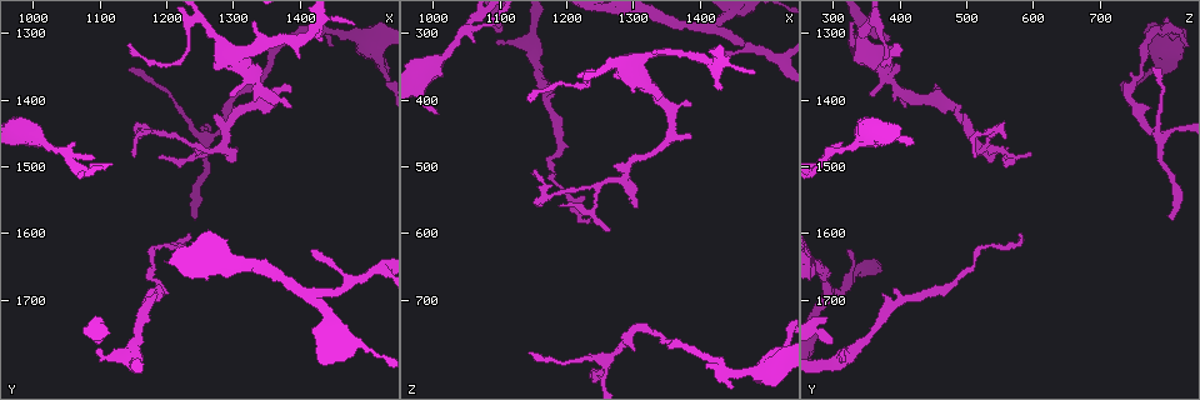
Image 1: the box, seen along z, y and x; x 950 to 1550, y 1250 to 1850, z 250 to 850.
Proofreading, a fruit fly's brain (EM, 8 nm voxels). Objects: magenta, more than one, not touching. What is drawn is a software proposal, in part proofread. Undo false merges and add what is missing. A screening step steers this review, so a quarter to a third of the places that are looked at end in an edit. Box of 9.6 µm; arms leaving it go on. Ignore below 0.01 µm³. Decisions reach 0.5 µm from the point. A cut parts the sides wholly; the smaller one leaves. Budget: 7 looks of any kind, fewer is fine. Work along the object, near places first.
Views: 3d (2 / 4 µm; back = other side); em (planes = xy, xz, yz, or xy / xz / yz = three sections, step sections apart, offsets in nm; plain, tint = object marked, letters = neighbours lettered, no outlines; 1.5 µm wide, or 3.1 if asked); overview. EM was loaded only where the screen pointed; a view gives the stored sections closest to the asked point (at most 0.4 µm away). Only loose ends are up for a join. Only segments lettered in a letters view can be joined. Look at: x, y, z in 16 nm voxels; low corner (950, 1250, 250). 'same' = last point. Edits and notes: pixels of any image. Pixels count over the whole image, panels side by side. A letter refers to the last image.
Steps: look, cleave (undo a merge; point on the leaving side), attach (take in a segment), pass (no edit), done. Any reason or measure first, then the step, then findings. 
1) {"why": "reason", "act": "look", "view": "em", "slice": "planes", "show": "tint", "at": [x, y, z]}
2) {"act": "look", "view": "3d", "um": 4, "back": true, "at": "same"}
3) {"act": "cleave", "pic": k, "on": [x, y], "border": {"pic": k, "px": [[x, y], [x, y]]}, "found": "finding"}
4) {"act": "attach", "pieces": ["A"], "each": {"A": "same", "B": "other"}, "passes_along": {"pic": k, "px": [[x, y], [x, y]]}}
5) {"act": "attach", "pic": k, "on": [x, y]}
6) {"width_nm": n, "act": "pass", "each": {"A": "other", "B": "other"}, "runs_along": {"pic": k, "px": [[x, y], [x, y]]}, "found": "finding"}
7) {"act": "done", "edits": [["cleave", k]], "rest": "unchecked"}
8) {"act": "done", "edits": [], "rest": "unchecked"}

{"why": "tapers out", "act": "look", "view": "em", "slice": "planes", "show": "plain", "at": [1245, 1575, 805]}

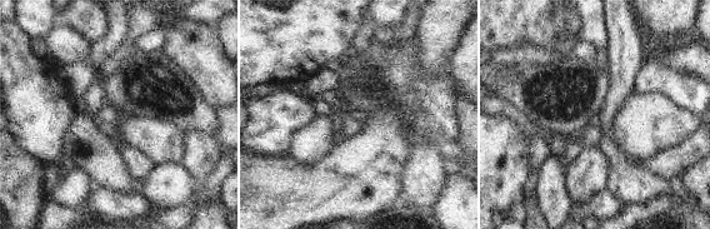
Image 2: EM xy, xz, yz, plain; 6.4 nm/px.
{"act": "look", "view": "em", "slice": "planes", "show": "letters", "at": "same"}

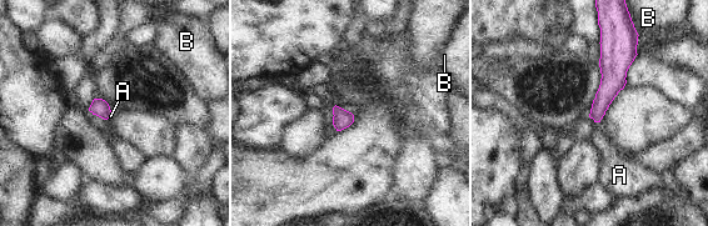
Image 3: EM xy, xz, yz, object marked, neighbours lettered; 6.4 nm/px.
{"width_nm": 110, "longest_contact_nm": ["A", 70], "act": "attach", "pieces": ["A"], "each": {"A": "same", "B": "other"}, "found": "the cell continues"}

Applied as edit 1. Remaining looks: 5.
{"act": "look", "view": "overview"}

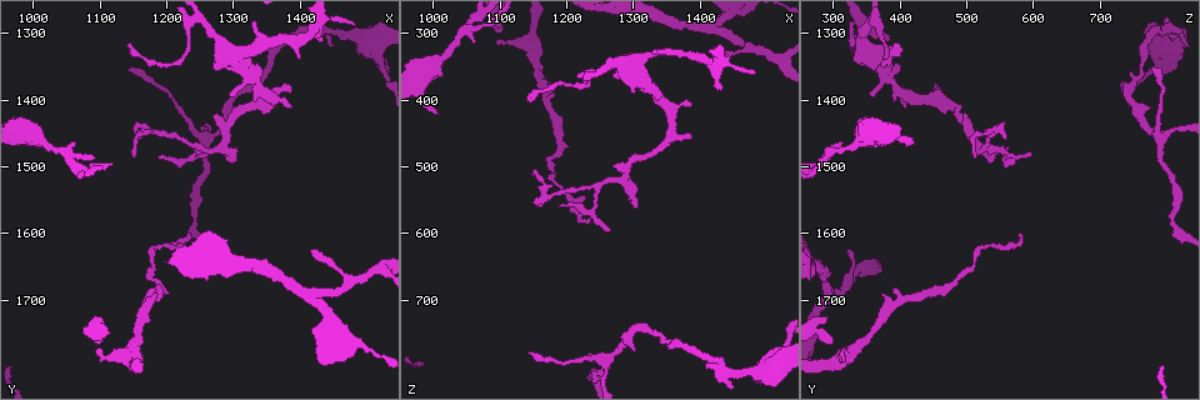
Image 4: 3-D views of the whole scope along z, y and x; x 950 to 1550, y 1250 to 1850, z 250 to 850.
{"why": "abrupt turn", "act": "look", "view": "em", "slice": "planes", "show": "plain", "at": [1175, 1445, 540]}

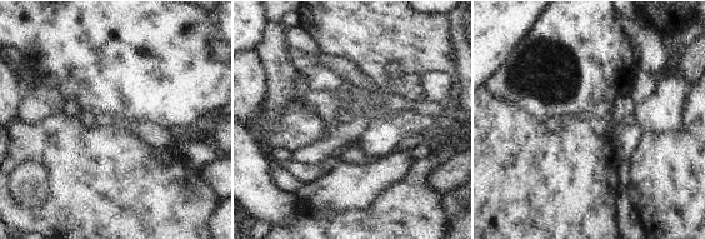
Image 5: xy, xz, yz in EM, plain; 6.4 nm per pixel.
{"act": "look", "view": "em", "slice": "planes", "show": "letters", "at": "same"}

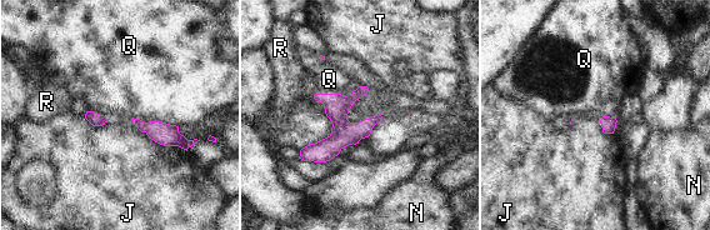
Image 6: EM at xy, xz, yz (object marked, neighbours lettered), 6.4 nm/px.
{"longest_contact_nm": ["Q", 300], "act": "pass", "each": {"J": "other", "N": "other", "Q": "other", "R": "other"}, "runs_along": {"pic": 6, "px": [[364, 89], [340, 110], [340, 133], [303, 155]]}, "found": "one cell here"}

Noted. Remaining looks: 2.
{"why": "tapers out", "act": "look", "view": "em", "slice": "planes", "show": "plain", "at": [1415, 1630, 325]}

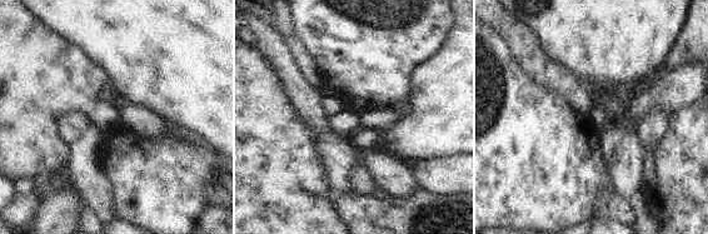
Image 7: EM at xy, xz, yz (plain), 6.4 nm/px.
{"why": "see the neighbours", "act": "look", "view": "em", "slice": "planes", "show": "letters", "at": "same"}

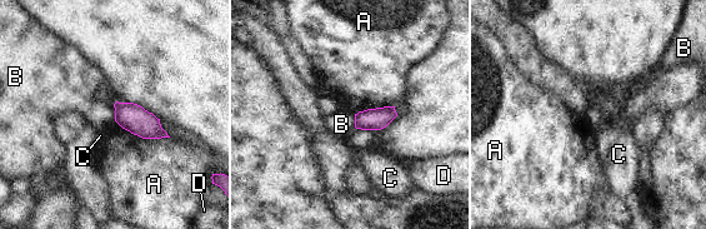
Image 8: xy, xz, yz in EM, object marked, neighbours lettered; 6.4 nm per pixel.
{"act": "pass", "each": {"A": "other", "B": "other", "C": "other", "D": "other"}, "found": "none of them fits"}

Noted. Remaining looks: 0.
{"act": "done", "edits": [["attach", 3]], "rest": "unchecked"}

